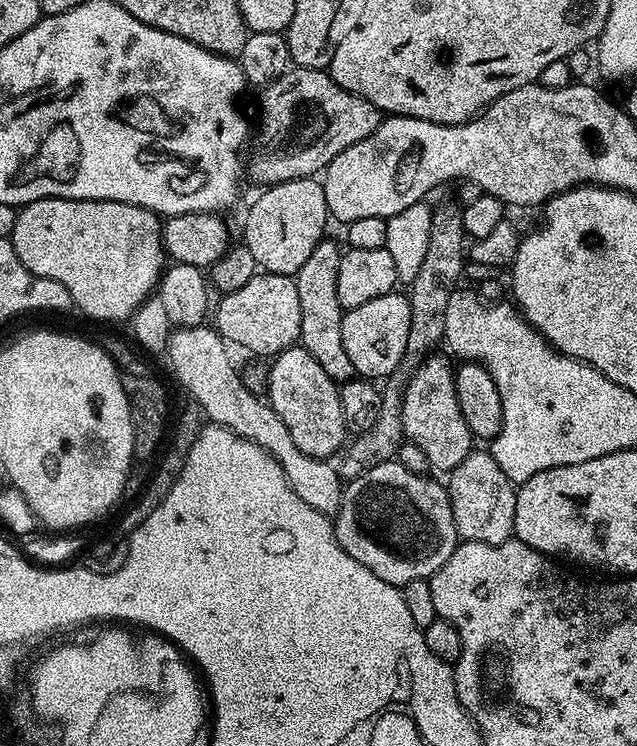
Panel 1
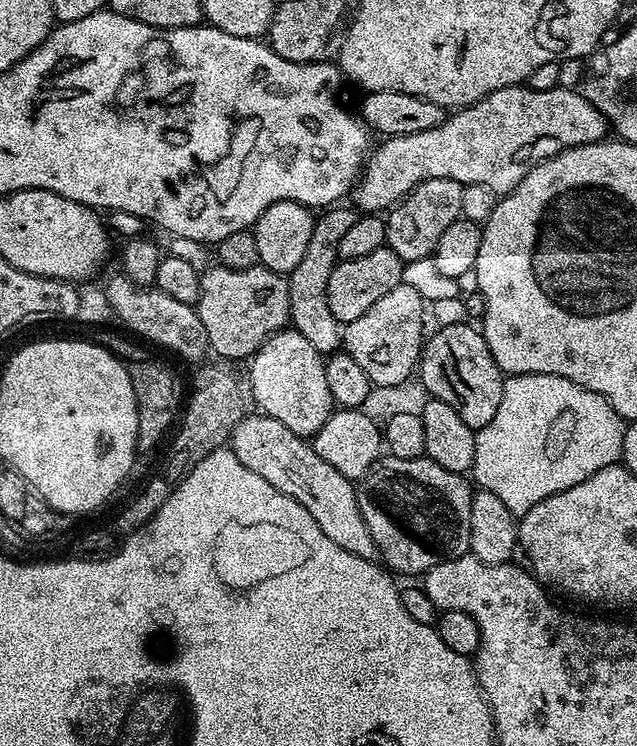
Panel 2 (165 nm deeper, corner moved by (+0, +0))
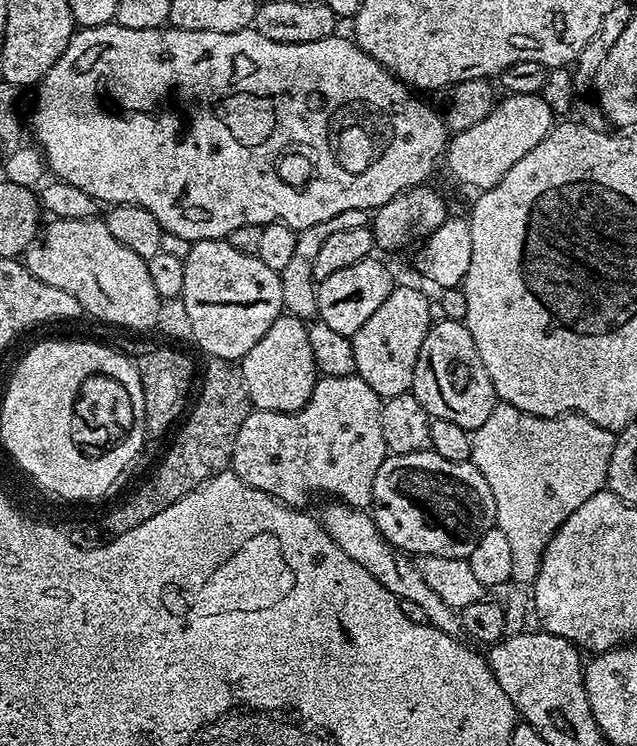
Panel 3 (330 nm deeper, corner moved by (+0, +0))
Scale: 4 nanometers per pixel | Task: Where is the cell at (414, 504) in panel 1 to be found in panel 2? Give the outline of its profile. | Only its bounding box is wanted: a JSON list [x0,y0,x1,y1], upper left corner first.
[356,456,474,577]

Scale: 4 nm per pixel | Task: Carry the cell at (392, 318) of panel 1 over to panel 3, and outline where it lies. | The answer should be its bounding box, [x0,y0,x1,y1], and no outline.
[351,287,434,398]

